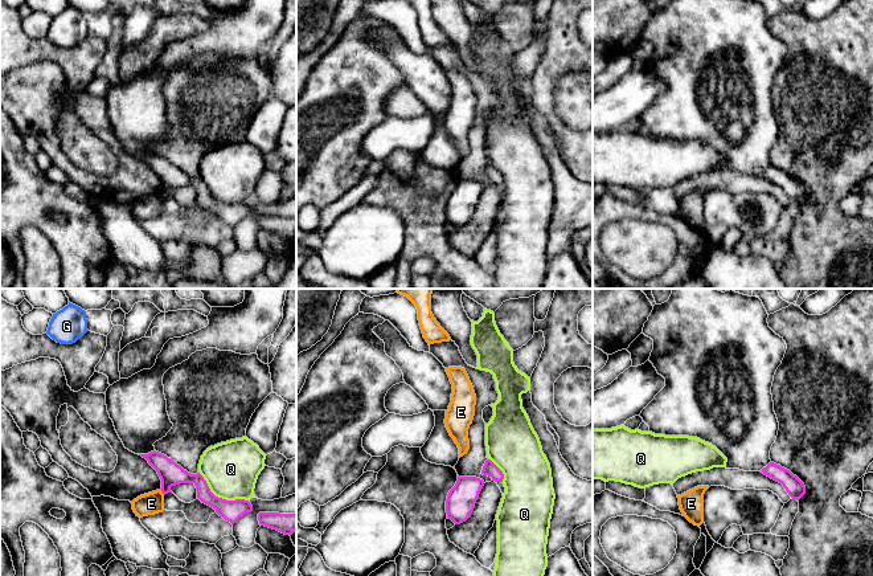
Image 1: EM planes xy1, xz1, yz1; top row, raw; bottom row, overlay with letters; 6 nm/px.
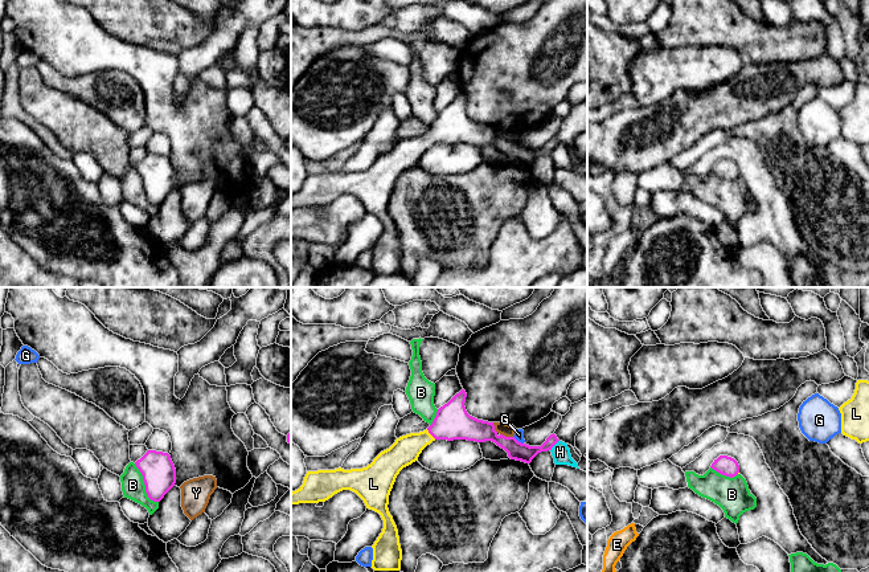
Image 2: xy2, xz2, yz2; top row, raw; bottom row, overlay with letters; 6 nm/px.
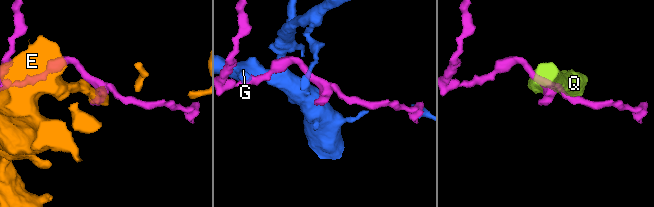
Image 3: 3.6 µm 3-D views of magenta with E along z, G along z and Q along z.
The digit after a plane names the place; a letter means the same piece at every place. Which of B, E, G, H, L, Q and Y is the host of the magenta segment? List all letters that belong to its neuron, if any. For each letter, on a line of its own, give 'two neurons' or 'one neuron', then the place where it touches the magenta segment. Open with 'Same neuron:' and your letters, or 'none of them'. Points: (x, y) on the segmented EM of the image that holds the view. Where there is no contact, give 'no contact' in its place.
Same neuron: L
B: two neurons; meets magenta in xy2 at (144, 483)
E: two neurons; meets magenta in xy1 at (162, 491)
G: two neurons; meets magenta in xz2 at (517, 441)
H: two neurons; meets magenta in xz2 at (554, 444)
L: one neuron; meets magenta in xz2 at (431, 434)
Q: two neurons; meets magenta in xy1 at (221, 498)
Y: two neurons; meets magenta in xz2 at (507, 437)

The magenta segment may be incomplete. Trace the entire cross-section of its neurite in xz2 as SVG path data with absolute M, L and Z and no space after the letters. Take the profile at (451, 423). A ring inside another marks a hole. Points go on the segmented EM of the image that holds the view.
M462 389L438 409L433 424L426 430L397 438L366 467L307 471L303 485L291 493L291 506L325 502L343 490L356 493L366 508L378 512L384 520L382 532L372 546L372 568L399 571L402 549L397 526L388 508L389 495L399 471L418 461L427 445L435 440L492 441L504 449L511 459L530 463L538 453L552 450L559 441L553 433L541 446L529 446L515 437L499 436L493 422L477 420L467 413L466 397L467 393Z

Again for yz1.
M770 462L761 470L765 475L783 485L792 499L799 501L806 494L804 483L794 475L790 470Z

